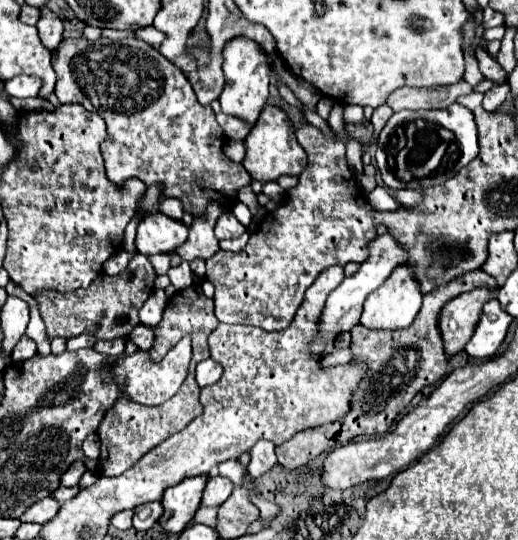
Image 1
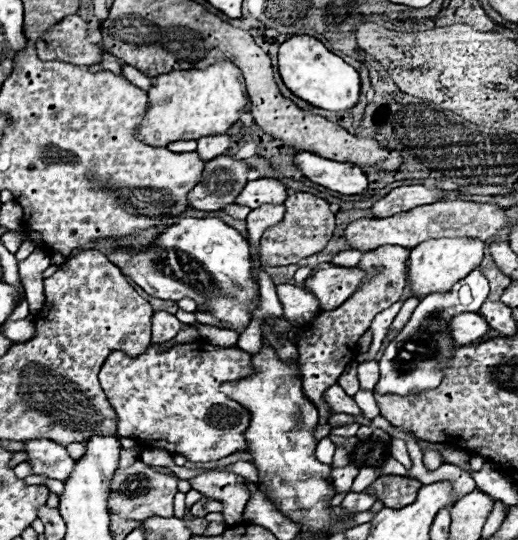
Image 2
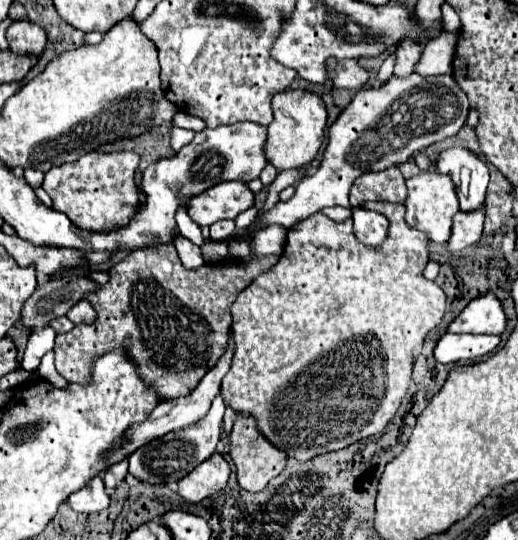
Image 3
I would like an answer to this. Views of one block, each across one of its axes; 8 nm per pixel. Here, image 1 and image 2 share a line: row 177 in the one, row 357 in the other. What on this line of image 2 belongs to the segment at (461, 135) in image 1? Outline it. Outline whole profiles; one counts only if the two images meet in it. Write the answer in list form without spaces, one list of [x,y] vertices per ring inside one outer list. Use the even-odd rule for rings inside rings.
[[[474,268],[464,280],[454,284],[448,292],[434,292],[420,300],[416,310],[396,338],[386,346],[380,358],[380,378],[374,386],[378,394],[398,394],[408,396],[412,392],[432,390],[442,382],[442,370],[438,368],[444,360],[450,360],[456,352],[456,344],[450,336],[450,320],[462,312],[476,312],[488,296],[488,280],[482,276],[480,268]]]

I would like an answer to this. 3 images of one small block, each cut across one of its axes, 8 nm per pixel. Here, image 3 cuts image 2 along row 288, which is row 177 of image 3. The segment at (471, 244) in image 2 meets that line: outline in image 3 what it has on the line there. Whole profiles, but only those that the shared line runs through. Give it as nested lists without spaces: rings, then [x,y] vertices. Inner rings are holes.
[[[422,172],[418,176],[412,176],[408,182],[408,198],[404,202],[406,206],[406,224],[410,228],[422,230],[428,234],[428,238],[436,244],[446,244],[452,230],[452,216],[460,210],[458,198],[454,194],[454,184],[450,178],[434,174],[434,172]]]

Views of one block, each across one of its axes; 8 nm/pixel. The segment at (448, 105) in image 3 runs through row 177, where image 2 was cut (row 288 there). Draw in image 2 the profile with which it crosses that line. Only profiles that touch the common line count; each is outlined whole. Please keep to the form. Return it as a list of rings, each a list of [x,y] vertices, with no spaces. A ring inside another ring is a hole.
[[[330,266],[314,272],[306,280],[304,288],[318,298],[322,310],[334,310],[362,286],[364,278],[366,270],[360,270],[358,266],[356,268]]]

